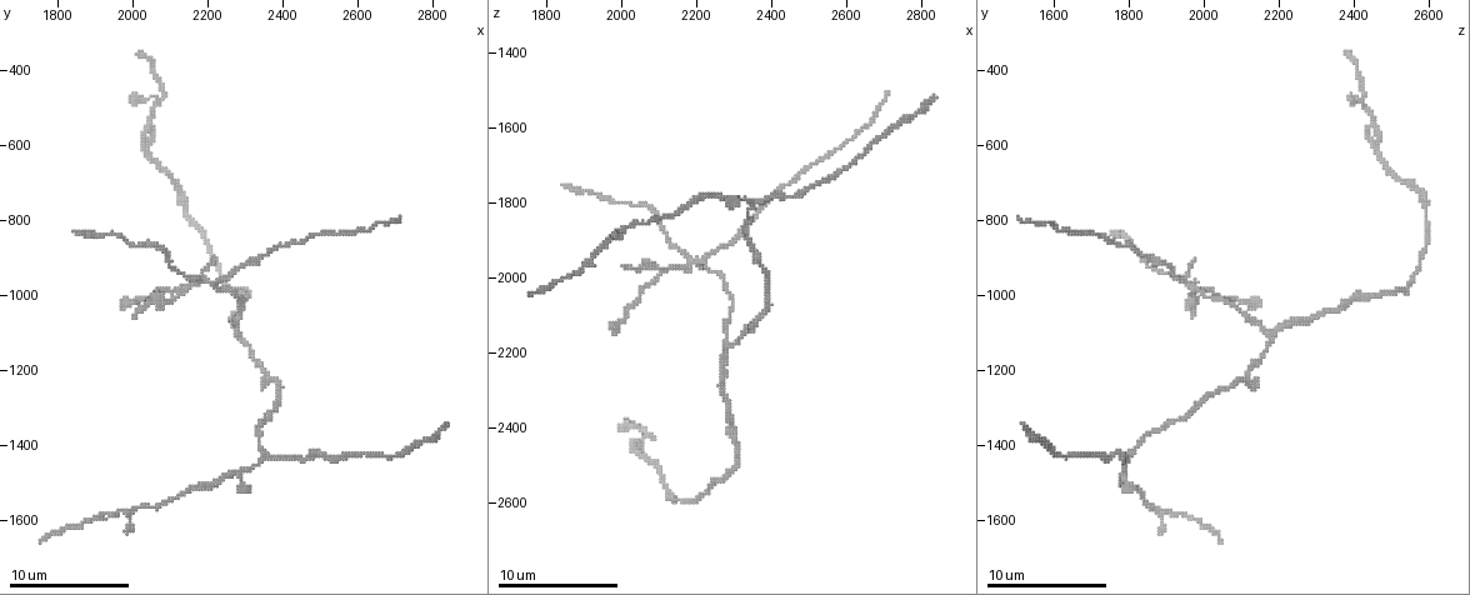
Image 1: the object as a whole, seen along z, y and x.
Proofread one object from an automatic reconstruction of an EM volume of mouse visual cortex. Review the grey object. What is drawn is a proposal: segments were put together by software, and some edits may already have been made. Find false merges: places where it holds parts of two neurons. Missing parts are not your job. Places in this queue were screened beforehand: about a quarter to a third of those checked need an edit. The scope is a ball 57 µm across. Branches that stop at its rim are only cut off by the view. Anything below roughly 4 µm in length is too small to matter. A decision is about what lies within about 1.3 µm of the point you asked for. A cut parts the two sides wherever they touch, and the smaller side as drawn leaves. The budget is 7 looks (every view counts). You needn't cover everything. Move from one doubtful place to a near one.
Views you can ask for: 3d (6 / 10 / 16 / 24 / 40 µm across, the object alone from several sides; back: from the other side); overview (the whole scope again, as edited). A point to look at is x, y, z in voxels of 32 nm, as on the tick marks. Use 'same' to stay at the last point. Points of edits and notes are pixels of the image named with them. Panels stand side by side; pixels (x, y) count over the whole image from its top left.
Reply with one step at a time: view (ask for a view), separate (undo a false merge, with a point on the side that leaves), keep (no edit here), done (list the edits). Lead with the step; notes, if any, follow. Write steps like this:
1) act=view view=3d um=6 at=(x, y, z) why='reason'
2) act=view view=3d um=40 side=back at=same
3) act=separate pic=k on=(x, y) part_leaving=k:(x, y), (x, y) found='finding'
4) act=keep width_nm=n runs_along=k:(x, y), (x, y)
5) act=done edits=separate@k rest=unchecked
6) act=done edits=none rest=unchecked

act=view view=3d um=16 at=(2360, 1430, 1790)

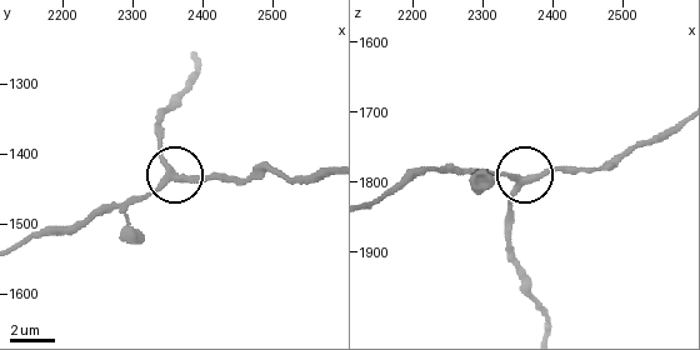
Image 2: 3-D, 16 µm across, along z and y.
act=keep runs_along=2:(543, 328), (515, 265), (509, 199), (526, 178), (585, 170) found='one neuron here'

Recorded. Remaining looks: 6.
act=view view=3d um=10 at=(2290, 1100, 2170) why='three arms meet'

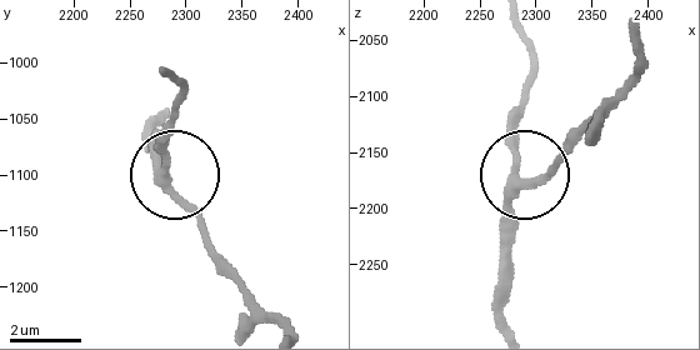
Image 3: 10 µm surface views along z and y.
act=keep arms=3 runs_along=3:(193, 210), (165, 165), (175, 108) found='one neuron here'

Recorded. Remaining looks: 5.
act=view view=3d um=10 at=(2210, 960, 1950) why='four or more arms meet'

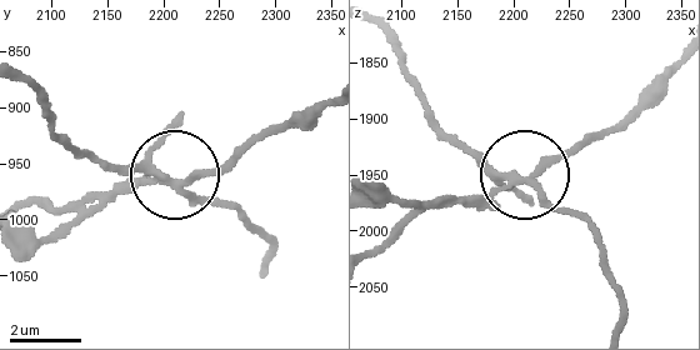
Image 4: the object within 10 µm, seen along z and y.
act=separate pic=4 on=(218, 165) part_leaving=4:(178, 181), (210, 175), (326, 104) found='two neurons meet here'

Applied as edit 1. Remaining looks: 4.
act=done edits=separate@4 rest=unchecked

